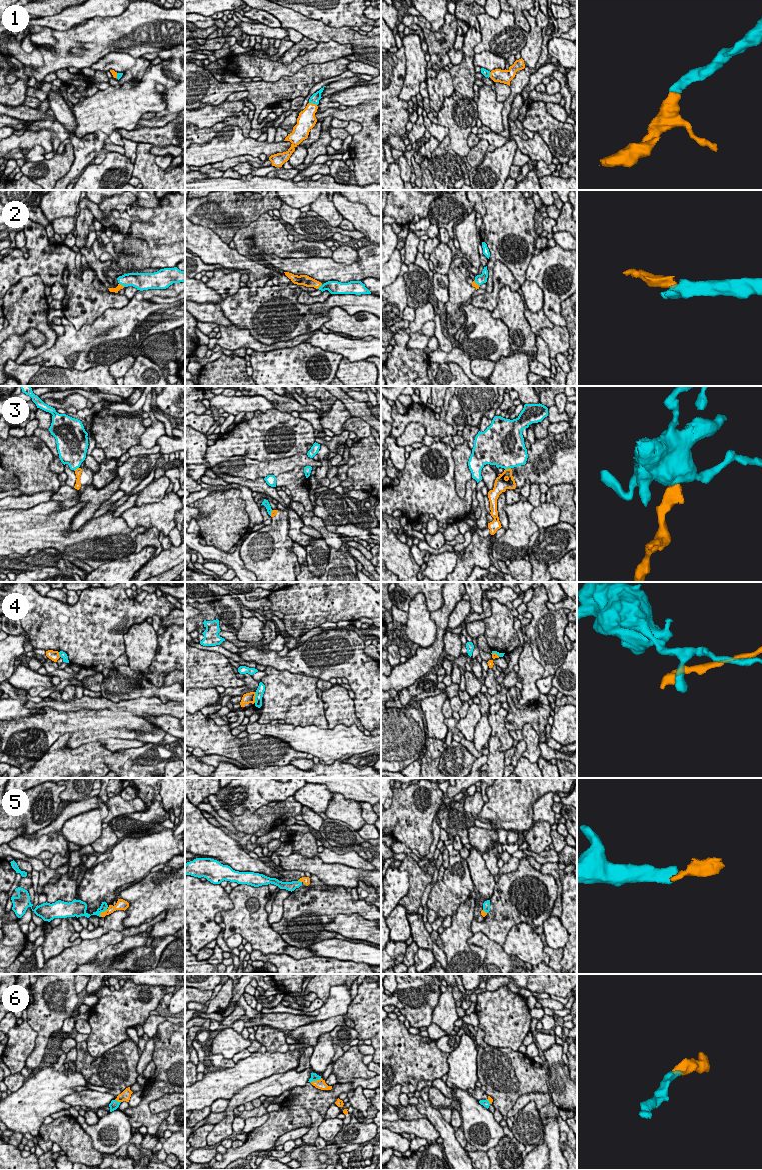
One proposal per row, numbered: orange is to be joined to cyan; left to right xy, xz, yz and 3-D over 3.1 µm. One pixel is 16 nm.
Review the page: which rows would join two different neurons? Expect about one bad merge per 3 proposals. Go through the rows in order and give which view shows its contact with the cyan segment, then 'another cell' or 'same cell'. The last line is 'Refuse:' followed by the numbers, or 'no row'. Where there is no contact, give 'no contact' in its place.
1: contact in xz; same cell
2: contact in xy; same cell
3: contact in yz; another cell
4: contact in xz; another cell
5: contact in xy; same cell
6: contact in xz; same cell
Refuse: 3, 4

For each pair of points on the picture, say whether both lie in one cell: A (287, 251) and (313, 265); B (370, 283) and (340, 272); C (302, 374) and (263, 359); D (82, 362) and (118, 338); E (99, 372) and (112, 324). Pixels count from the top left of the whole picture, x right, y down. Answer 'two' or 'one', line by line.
A: two
B: two
C: one
D: one
E: two

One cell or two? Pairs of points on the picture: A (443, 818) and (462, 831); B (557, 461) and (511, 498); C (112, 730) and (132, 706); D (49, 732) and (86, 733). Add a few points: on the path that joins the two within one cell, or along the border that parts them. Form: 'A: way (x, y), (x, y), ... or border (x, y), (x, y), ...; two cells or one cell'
A: way (448, 818), (457, 826); one cell
B: border (513, 488), (507, 488), (504, 491); two cells
C: border (104, 708), (130, 711), (141, 715); two cells
D: way (58, 727), (77, 727); one cell

